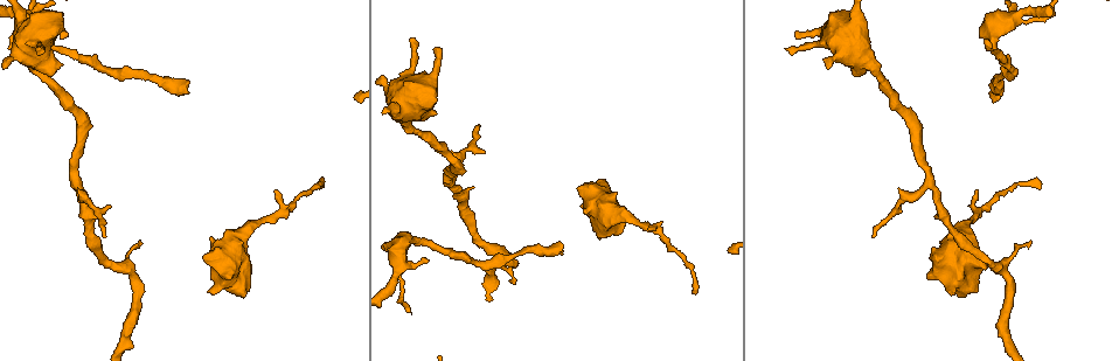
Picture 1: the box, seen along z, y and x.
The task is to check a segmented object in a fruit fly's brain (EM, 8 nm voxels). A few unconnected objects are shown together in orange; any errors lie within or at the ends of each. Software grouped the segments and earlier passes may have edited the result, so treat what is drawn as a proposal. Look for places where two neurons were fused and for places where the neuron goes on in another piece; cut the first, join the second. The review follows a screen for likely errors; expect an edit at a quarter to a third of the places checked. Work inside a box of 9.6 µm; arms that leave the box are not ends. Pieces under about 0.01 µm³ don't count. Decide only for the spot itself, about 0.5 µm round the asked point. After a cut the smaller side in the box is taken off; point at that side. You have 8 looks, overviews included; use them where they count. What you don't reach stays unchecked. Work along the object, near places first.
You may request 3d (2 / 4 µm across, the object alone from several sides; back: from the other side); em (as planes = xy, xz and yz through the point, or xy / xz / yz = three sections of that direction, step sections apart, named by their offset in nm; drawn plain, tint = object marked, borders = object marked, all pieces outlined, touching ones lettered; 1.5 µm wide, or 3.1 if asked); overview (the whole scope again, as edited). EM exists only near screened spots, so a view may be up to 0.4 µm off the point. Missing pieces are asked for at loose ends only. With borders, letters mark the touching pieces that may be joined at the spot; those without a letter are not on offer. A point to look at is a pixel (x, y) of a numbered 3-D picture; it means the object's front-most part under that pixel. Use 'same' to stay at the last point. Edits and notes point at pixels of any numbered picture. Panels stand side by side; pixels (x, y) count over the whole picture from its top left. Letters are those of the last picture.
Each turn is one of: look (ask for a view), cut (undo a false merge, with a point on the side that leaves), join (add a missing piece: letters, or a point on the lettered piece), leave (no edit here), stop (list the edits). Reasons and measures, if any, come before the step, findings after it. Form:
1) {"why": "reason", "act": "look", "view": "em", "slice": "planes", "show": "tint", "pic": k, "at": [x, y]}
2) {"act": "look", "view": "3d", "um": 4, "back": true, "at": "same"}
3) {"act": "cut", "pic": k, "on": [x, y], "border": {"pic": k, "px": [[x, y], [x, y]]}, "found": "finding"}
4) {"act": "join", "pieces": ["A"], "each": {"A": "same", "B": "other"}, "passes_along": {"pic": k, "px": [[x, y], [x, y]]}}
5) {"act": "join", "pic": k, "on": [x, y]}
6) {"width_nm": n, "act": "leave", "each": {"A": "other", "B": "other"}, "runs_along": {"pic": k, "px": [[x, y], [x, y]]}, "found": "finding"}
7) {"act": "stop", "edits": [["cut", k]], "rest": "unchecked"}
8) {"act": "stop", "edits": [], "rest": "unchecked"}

{"why": "branch stops here", "act": "look", "view": "3d", "um": 4, "back": true, "pic": 1, "at": [928, 276]}

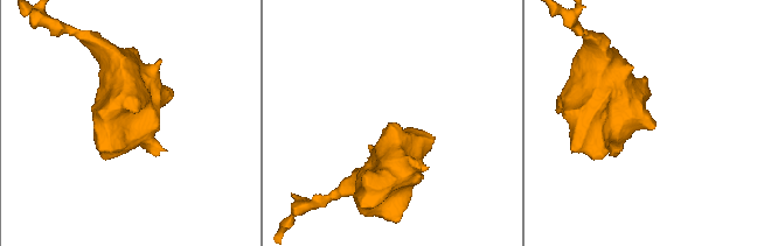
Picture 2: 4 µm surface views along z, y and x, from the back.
{"act": "look", "view": "em", "slice": "planes", "show": "borders", "pic": 2, "at": [391, 124]}

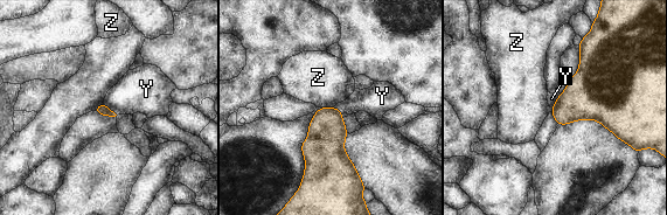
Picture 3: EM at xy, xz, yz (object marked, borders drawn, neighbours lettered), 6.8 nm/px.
{"longest_contact_nm": ["Y", 140], "act": "leave", "each": {"Y": "other", "Z": "other"}, "found": "no lettered piece goes on from it"}

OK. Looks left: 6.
{"why": "branch stops here", "act": "look", "view": "em", "um": 3.1, "slice": "planes", "show": "borders", "pic": 1, "at": [105, 235]}

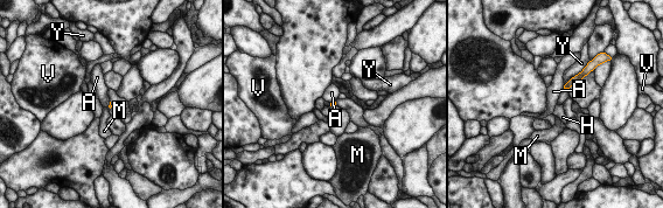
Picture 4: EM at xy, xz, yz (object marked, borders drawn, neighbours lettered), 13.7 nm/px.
{"act": "leave", "each": {"A": "other", "H": "other", "M": "other", "V": "other", "Y": "other"}, "border": {"pic": 4, "px": [[565, 84], [562, 89]]}, "found": "no lettered piece goes on from it"}

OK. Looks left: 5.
{"why": "thin end", "act": "look", "view": "3d", "um": 2, "back": true, "pic": 1, "at": [39, 50]}

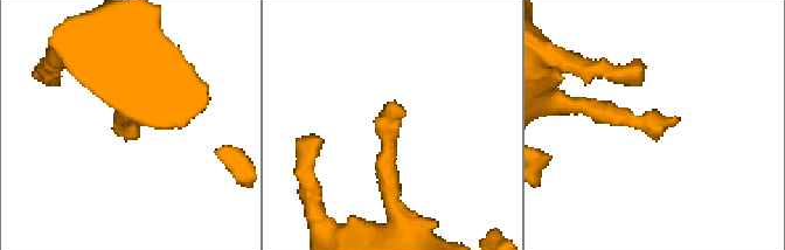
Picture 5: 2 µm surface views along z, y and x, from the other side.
{"why": "need the tissue", "act": "look", "view": "em", "slice": "planes", "show": "borders", "pic": 5, "at": [394, 104]}

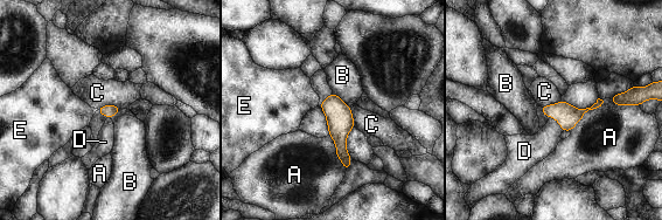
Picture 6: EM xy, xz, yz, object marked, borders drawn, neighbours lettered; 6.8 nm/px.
{"longest_contact_nm": ["A", 320], "act": "join", "pieces": ["D"], "each": {"A": "other", "B": "other", "C": "other", "D": "same", "E": "other"}, "passes_along": {"pic": 6, "px": [[568, 116], [558, 122], [534, 149]]}, "found": "the neuron continues"}

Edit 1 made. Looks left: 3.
{"act": "stop", "edits": [["join", 6]], "rest": "unchecked"}

